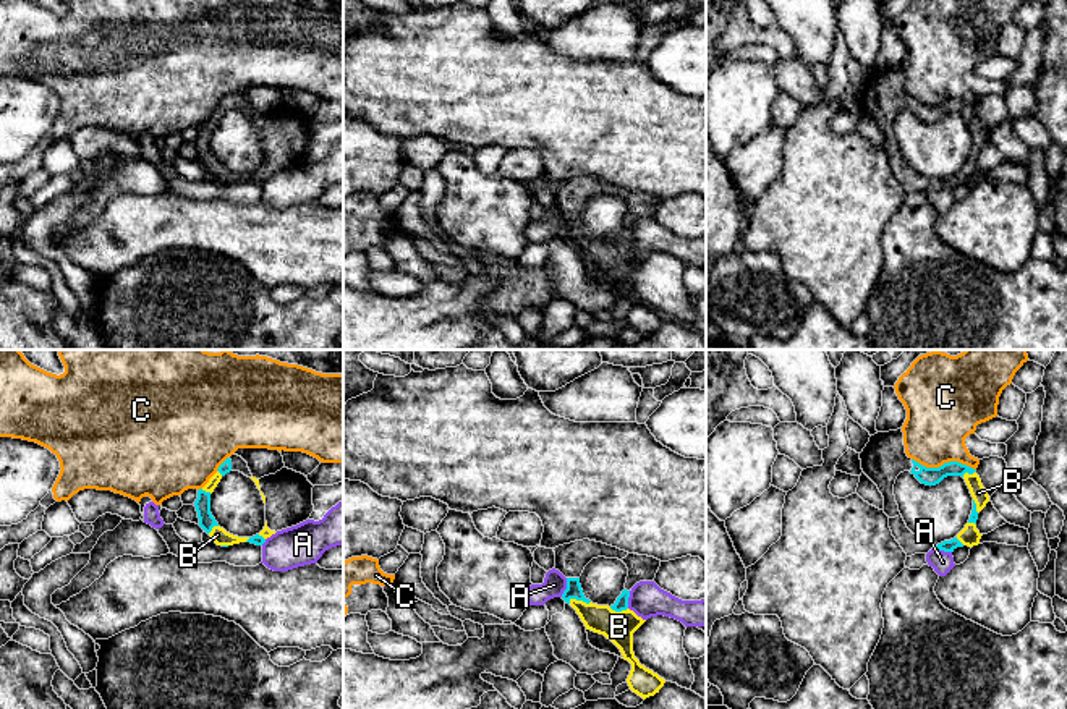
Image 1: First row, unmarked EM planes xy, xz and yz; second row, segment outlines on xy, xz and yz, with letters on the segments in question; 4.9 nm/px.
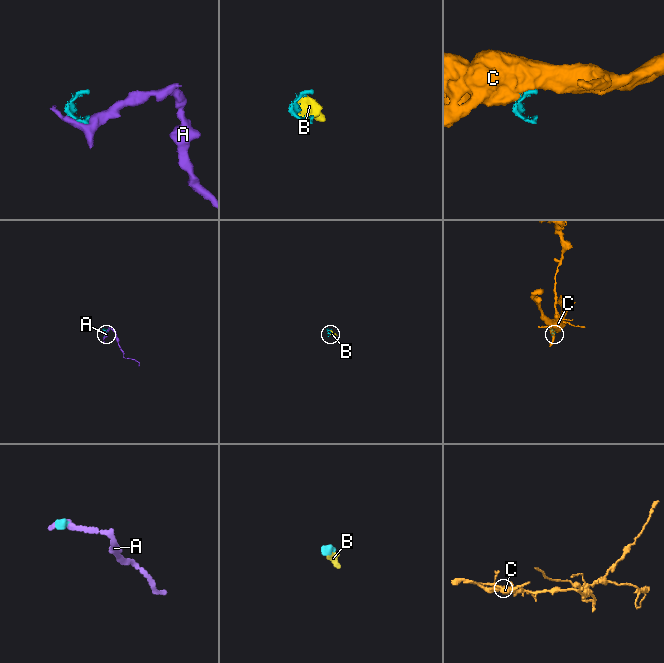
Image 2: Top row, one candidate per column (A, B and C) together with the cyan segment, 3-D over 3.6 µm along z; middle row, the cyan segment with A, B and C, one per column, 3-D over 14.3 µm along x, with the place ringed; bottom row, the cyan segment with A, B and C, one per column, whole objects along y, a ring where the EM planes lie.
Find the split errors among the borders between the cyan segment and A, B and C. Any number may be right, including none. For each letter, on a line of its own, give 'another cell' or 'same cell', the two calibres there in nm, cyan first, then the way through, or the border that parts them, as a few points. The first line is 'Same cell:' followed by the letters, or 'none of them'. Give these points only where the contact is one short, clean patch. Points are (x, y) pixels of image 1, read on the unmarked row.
Same cell: B
A: another cell | 80/120 nm | along xz (567, 216), (567, 225), (561, 233)
B: same cell | 80/160 nm
C: another cell | 90/360 nm | along yz (912, 96), (926, 104), (960, 99), (975, 107)

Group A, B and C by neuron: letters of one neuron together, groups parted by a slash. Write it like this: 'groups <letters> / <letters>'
groups A / B / C

